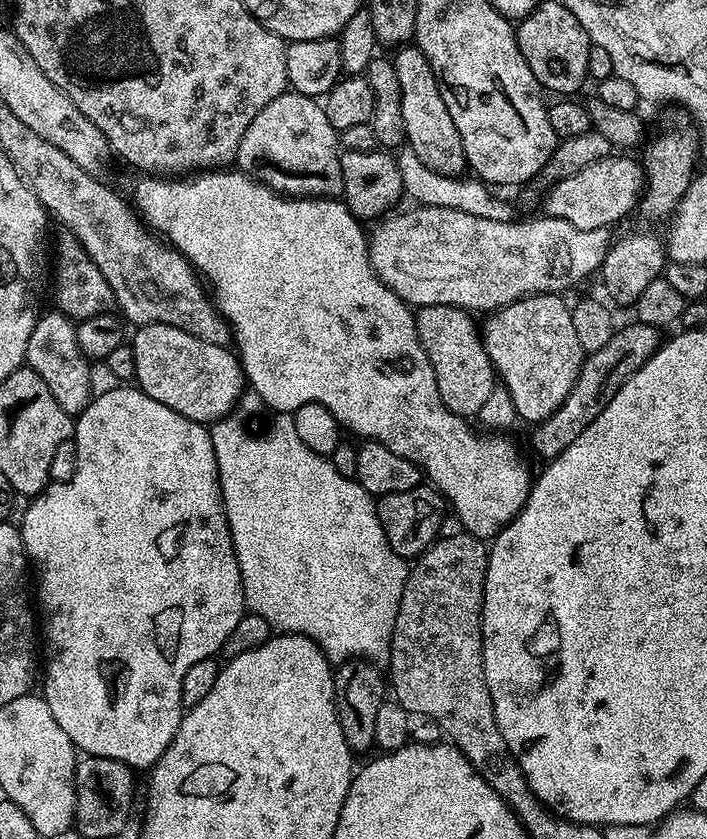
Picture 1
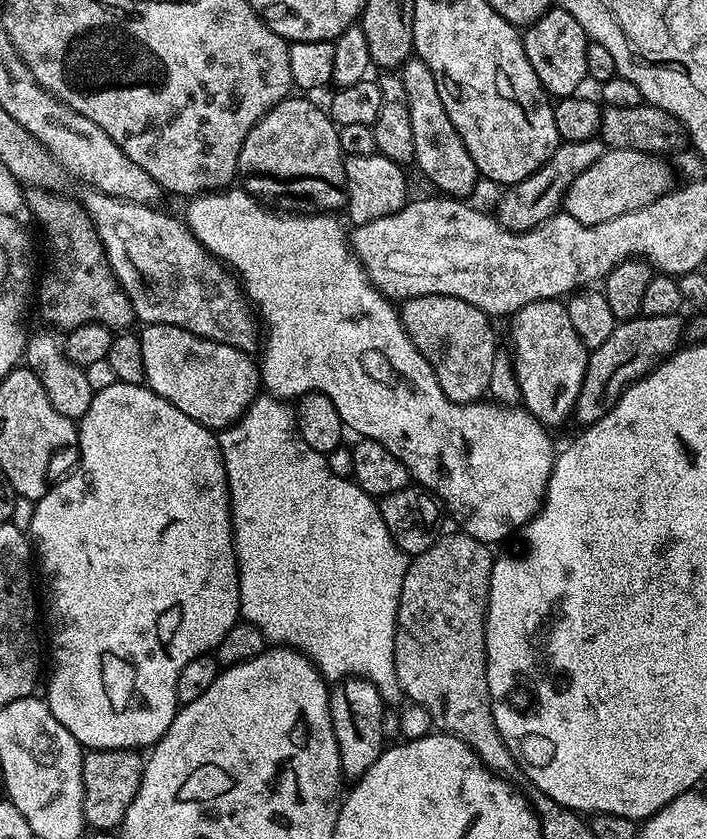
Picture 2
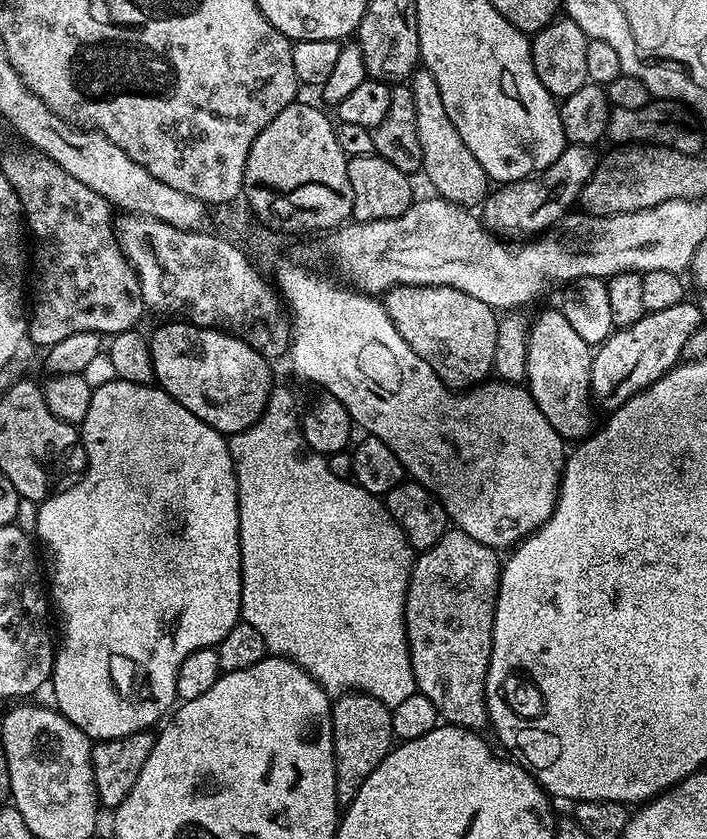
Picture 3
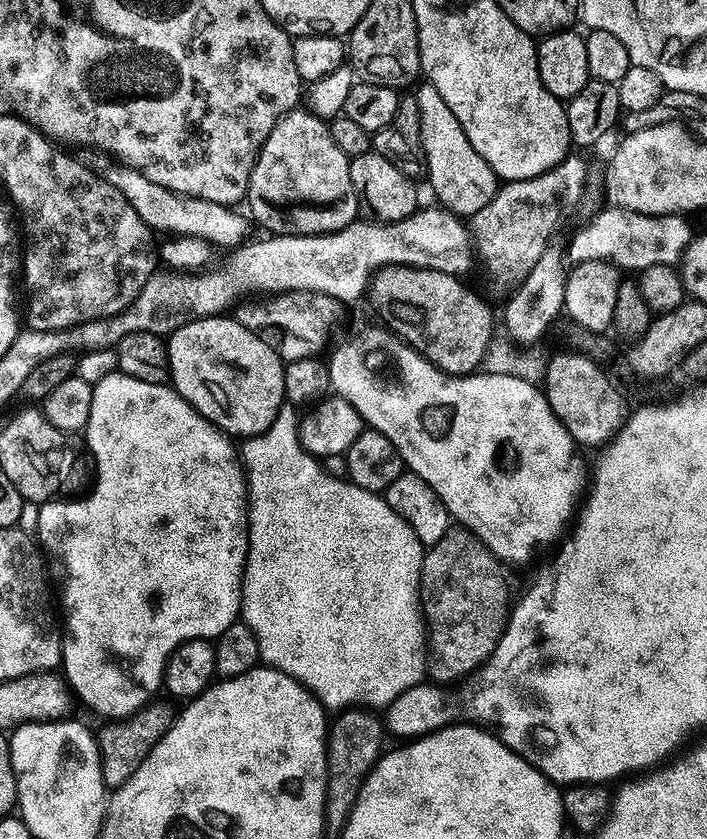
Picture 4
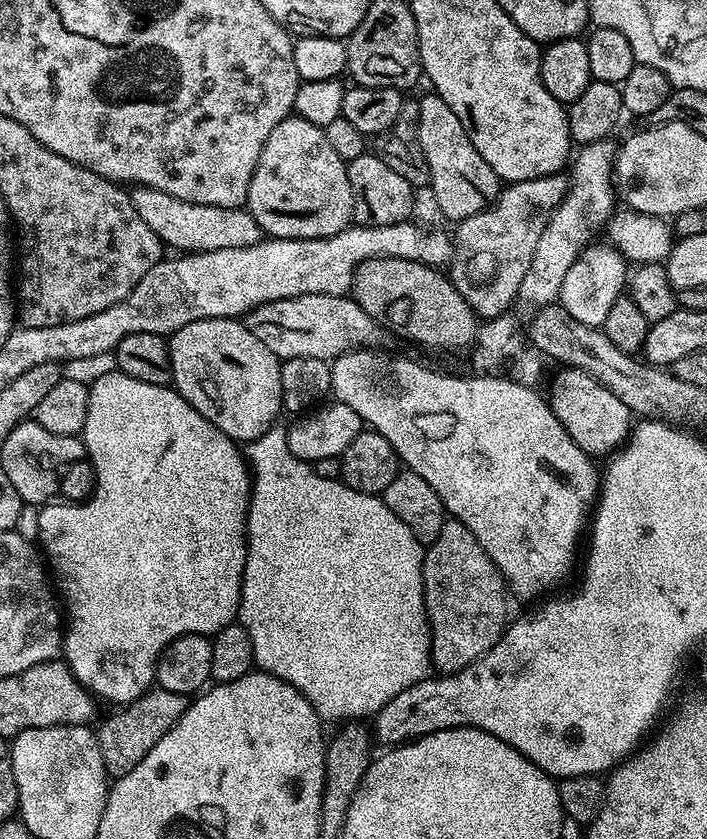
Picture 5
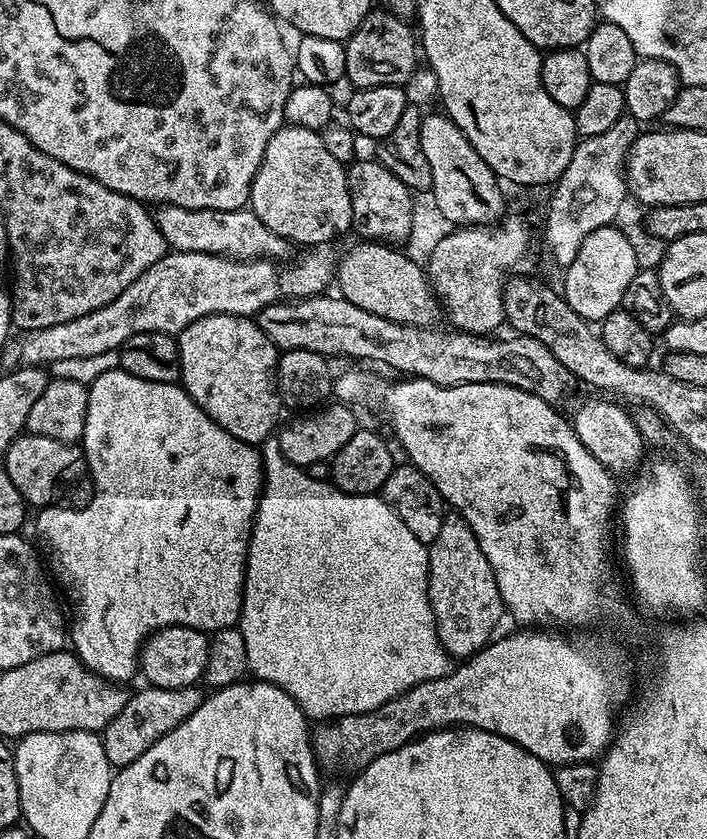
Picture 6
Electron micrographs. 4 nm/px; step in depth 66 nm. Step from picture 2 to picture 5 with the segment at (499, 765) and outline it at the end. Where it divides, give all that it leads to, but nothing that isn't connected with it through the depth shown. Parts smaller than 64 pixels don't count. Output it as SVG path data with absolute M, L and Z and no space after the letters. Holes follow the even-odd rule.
M449 519L424 553L424 608L432 629L432 663L437 673L460 672L499 642L510 620L507 599L504 577L478 538L460 520Z

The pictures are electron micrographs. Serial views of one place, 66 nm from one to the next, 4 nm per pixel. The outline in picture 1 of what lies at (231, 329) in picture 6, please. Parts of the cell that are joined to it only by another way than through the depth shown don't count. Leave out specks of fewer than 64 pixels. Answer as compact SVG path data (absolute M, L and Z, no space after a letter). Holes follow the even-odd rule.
M141 324L133 332L136 333L133 336L131 333L130 343L134 350L135 383L143 392L150 394L154 402L162 402L162 406L170 406L170 410L178 410L178 414L208 426L227 416L244 395L244 372L240 369L239 356L231 347L194 338L194 334L186 334L186 330L178 330L178 326L165 324Z

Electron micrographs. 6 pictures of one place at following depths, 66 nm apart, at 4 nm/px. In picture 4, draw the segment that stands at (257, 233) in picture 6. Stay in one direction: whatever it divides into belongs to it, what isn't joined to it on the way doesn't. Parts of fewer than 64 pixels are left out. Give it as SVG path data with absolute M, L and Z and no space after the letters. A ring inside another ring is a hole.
M112 162L112 165L102 172L102 176L108 185L134 208L134 214L142 218L149 230L156 231L157 228L160 232L173 232L171 235L176 238L205 240L217 249L232 250L245 243L247 236L244 235L248 232L248 224L250 225L249 217L239 216L236 210L227 204L206 202L206 198L180 196L176 192L166 190L166 186L158 186L158 182L150 182L146 174L119 162Z

